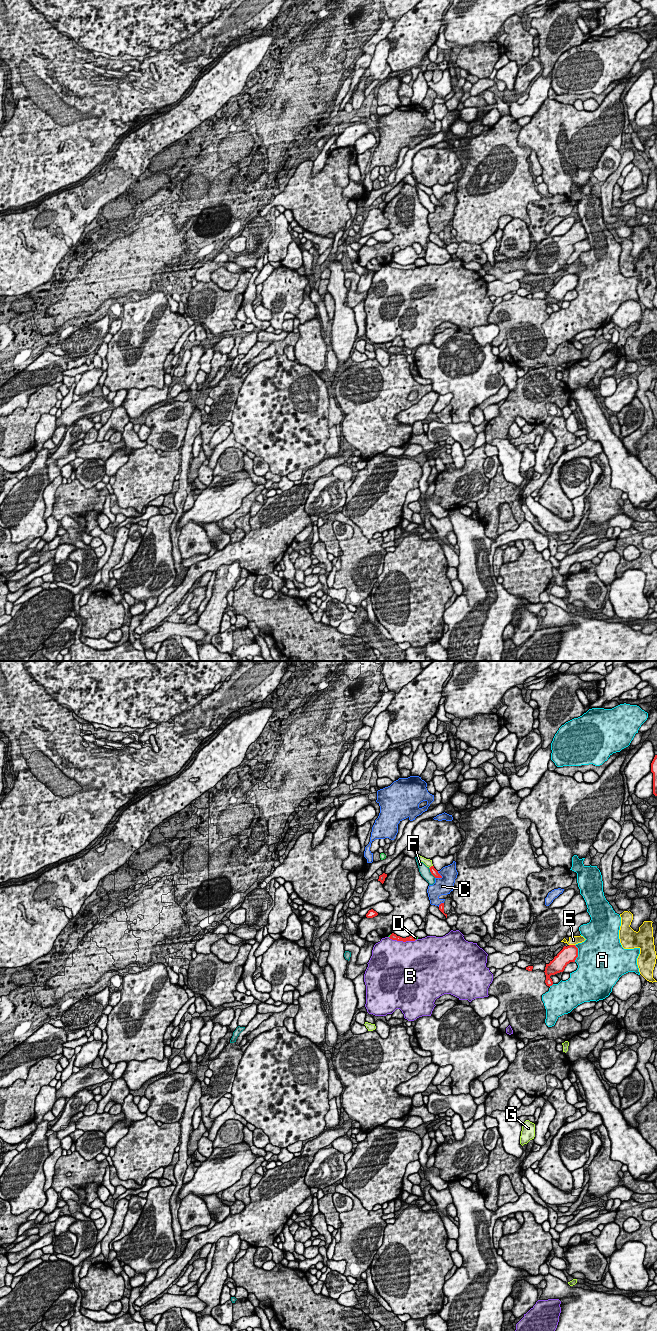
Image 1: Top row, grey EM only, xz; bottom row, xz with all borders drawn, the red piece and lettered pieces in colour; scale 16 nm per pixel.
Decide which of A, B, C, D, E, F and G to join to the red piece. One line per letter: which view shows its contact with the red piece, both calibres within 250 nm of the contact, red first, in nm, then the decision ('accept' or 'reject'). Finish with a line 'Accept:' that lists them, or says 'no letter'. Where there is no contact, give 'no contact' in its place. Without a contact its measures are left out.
A: xz | 260/480 nm | reject
B: xz | 100/480 nm | reject
C: xz | 120/280 nm | reject
D: xz | 100/50 nm | reject
E: xz | 260/160 nm | reject
F: xz | 120/160 nm | reject
G: xz | 120/120 nm | reject
Accept: no letter

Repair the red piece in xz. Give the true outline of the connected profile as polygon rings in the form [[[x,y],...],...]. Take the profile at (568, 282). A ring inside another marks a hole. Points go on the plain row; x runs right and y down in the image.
[[[575,273],[564,274],[563,277],[554,285],[549,292],[546,292],[545,295],[545,303],[546,308],[545,311],[547,314],[552,314],[553,309],[550,306],[551,303],[555,303],[557,301],[563,300],[565,295],[570,290],[575,290],[578,285],[578,276]]]

